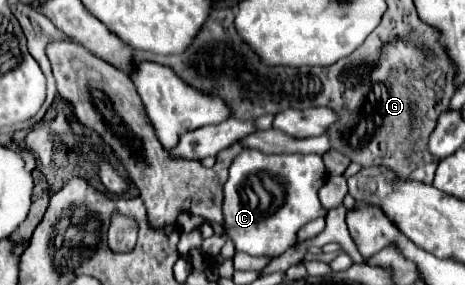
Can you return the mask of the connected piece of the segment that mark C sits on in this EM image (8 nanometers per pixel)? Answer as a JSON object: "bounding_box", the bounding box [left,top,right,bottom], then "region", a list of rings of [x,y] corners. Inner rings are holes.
{"bounding_box":[202,150,326,256],"region":[[[242,150],[240,156],[232,162],[230,178],[224,184],[222,234],[212,234],[210,238],[204,238],[202,248],[214,256],[220,254],[226,240],[232,240],[238,252],[246,252],[250,256],[284,254],[292,244],[296,244],[296,234],[306,222],[318,216],[326,216],[326,210],[320,206],[316,194],[318,188],[324,184],[324,178],[324,162],[318,154],[264,154],[258,150]],[[258,174],[278,178],[284,186],[284,196],[280,196],[278,200],[270,192],[254,190],[254,176]],[[266,212],[274,214],[274,222],[266,222]],[[284,218],[294,218],[294,222],[286,222]]]}

